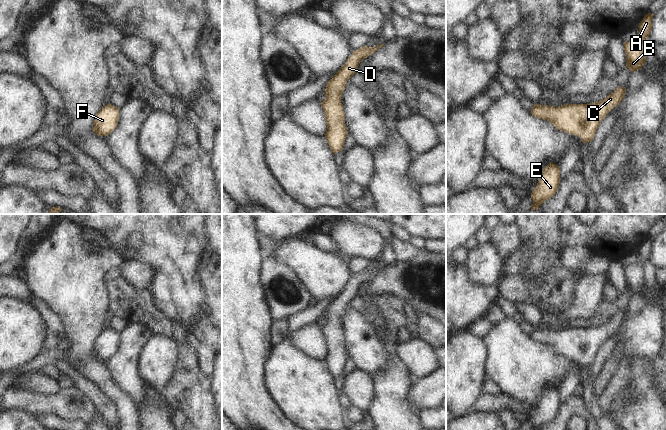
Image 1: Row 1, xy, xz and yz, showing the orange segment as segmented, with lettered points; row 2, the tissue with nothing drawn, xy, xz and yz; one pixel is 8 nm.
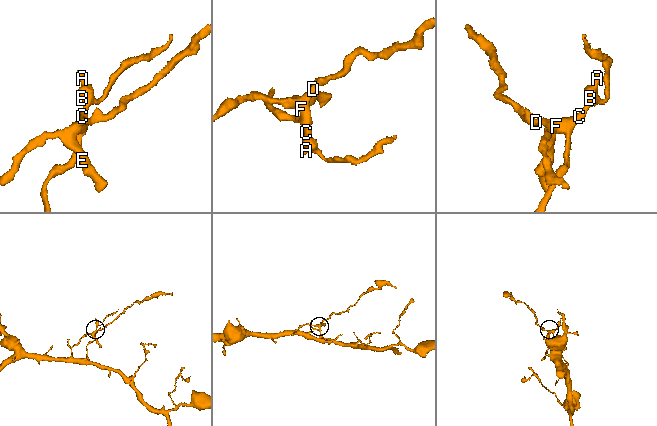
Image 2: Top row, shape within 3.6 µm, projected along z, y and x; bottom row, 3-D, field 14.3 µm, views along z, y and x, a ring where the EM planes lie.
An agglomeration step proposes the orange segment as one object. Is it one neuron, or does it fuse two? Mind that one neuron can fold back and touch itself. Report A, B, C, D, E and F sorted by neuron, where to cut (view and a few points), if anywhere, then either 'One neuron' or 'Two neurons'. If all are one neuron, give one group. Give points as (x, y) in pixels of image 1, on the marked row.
Groups: A B C D E F. No split. One neuron

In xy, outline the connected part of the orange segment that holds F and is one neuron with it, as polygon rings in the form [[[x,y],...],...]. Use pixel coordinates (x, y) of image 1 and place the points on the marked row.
[[[112,104],[103,106],[94,118],[92,131],[99,136],[106,137],[117,127],[119,116],[117,107]]]

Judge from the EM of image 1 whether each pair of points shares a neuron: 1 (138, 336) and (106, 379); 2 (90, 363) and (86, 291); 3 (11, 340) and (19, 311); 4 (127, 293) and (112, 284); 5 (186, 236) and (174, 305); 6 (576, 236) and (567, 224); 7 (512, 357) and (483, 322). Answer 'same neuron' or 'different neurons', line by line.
1: different neurons
2: same neuron
3: same neuron
4: same neuron
5: same neuron
6: same neuron
7: different neurons

